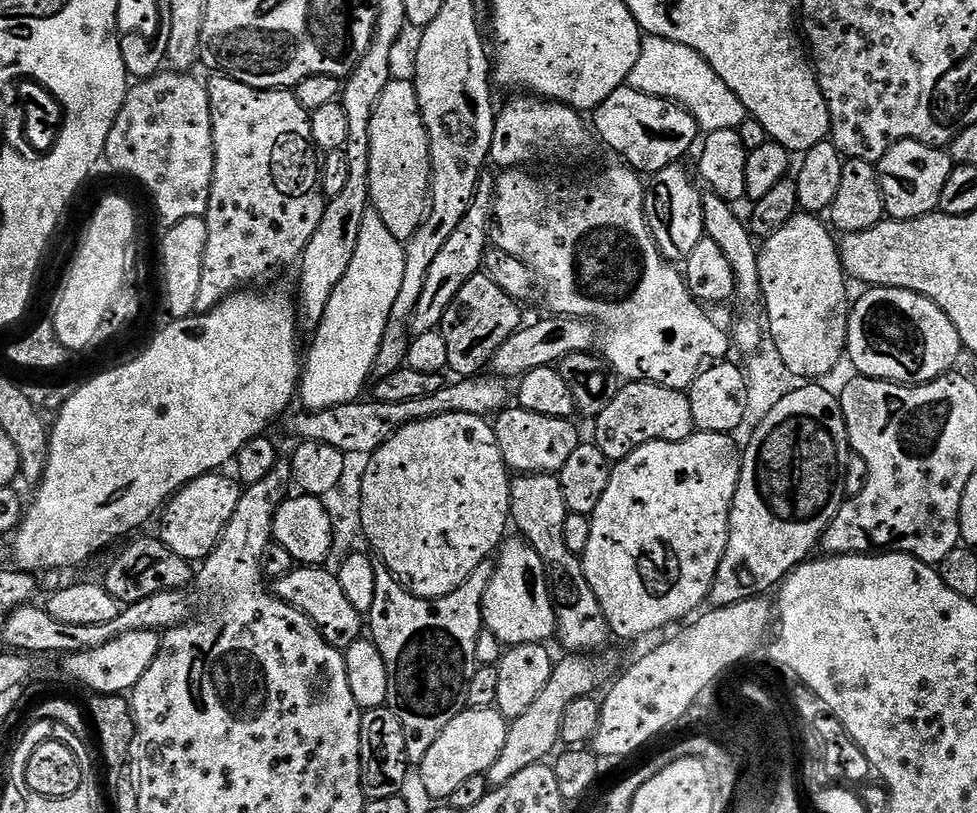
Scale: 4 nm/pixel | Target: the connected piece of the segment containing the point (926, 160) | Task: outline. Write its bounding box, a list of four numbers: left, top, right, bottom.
[878,140,953,220]

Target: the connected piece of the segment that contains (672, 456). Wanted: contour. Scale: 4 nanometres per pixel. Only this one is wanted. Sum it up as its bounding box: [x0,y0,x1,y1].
[582,431,742,642]

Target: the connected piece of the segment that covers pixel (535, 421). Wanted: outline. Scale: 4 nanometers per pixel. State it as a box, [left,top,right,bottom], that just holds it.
[498,406,582,474]

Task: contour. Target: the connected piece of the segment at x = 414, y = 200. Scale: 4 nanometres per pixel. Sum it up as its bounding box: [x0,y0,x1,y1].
[367,79,432,237]

